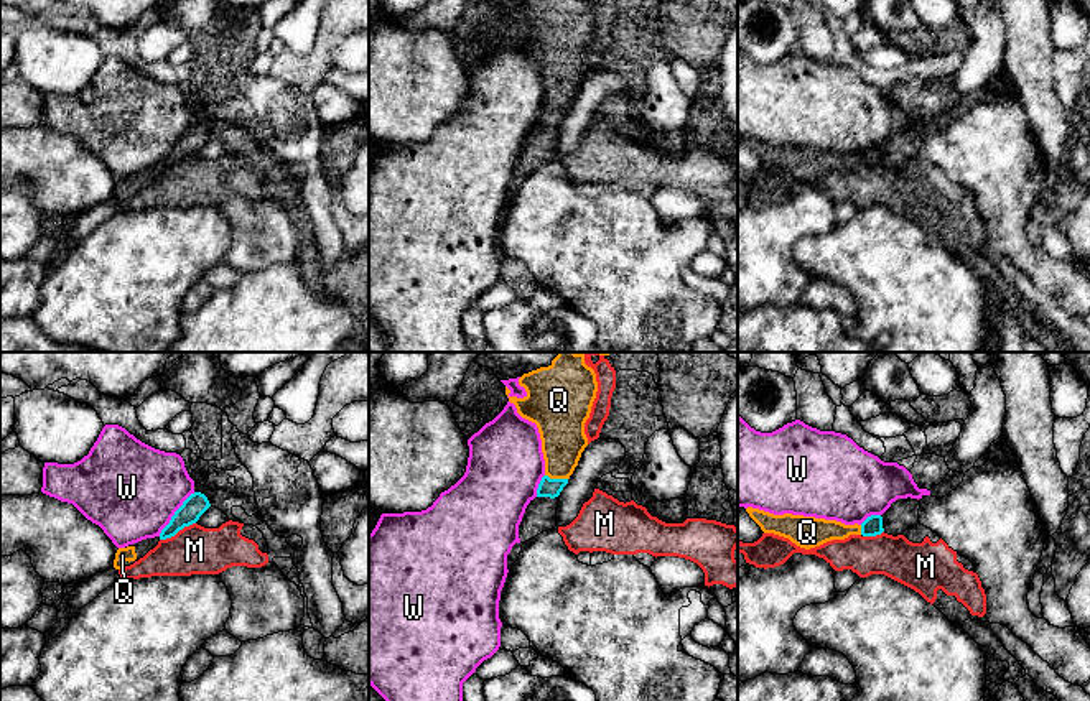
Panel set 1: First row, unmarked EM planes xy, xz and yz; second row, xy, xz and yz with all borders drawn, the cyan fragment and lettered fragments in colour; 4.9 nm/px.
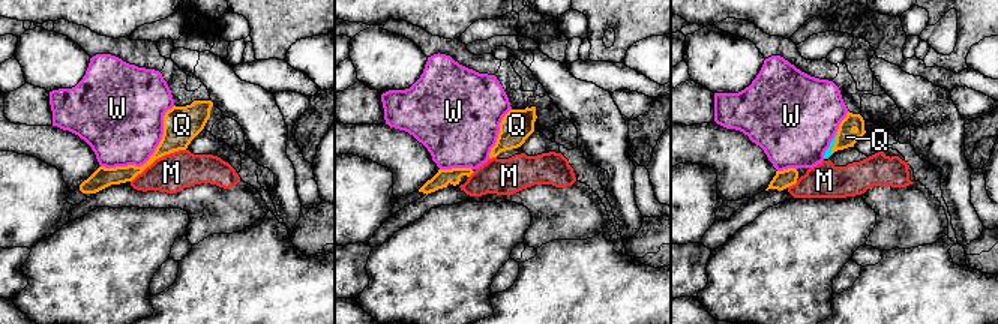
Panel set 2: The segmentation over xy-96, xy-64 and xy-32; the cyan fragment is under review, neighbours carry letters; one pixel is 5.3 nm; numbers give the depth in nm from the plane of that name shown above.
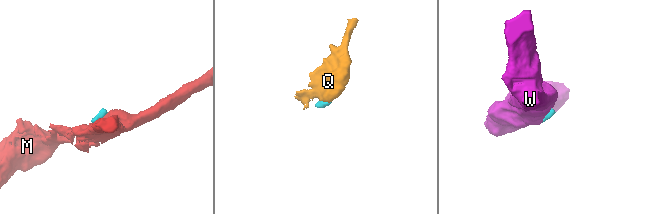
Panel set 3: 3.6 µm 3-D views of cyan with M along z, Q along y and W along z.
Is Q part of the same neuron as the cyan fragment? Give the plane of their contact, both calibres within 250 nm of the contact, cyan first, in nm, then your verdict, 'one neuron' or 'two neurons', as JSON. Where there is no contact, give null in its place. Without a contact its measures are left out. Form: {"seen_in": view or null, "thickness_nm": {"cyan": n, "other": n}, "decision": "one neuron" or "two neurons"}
{"seen_in": "xz", "thickness_nm": {"cyan": 100, "other": 220}, "decision": "one neuron"}

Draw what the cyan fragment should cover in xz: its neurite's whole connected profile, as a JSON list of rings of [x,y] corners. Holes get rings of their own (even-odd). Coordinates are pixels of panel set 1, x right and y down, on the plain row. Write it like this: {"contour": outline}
{"contour": [[[537,0],[524,5],[524,30],[509,28],[517,44],[535,54],[542,71],[545,107],[519,156],[520,174],[557,158],[558,127],[588,77],[585,54],[598,23],[593,0]]]}

